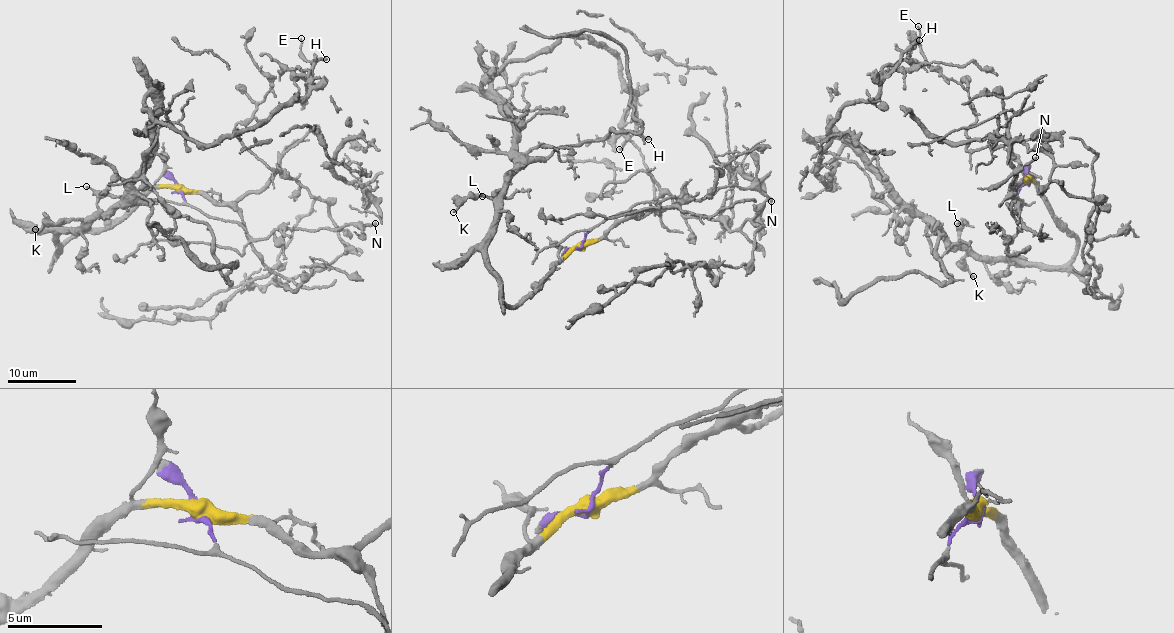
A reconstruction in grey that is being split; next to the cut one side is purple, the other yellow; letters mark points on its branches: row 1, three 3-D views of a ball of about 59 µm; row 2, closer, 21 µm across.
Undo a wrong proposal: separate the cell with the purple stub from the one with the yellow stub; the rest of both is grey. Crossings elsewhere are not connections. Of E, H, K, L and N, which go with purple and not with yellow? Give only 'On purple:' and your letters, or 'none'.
On purple: N

